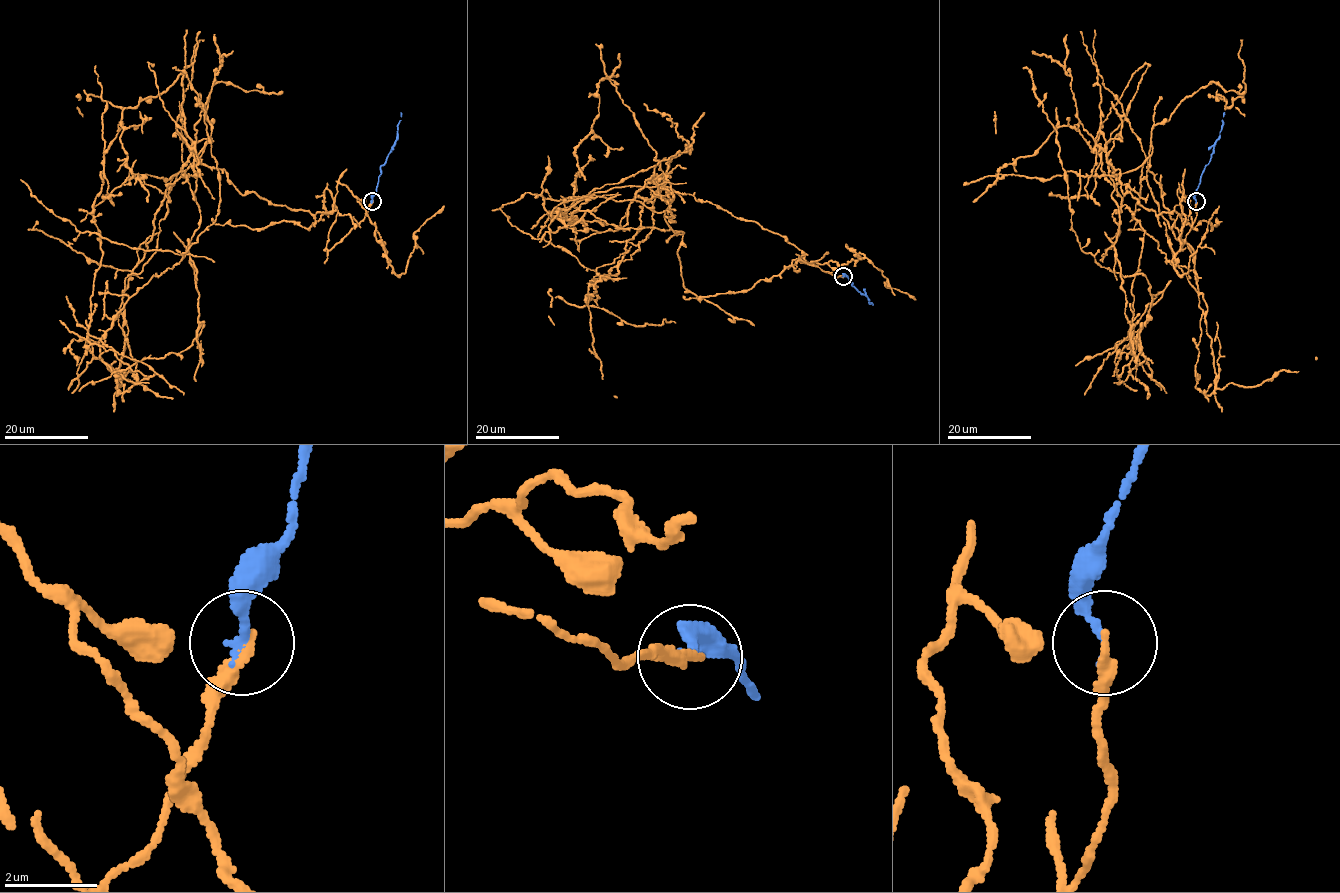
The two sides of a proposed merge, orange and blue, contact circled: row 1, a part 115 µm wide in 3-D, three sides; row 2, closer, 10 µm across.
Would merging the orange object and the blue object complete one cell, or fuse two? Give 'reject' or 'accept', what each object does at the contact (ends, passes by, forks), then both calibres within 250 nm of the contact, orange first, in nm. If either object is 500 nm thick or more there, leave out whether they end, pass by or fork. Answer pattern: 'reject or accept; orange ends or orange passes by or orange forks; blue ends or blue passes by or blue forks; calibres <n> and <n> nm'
reject; orange ends; blue ends; calibres 280 and 220 nm

